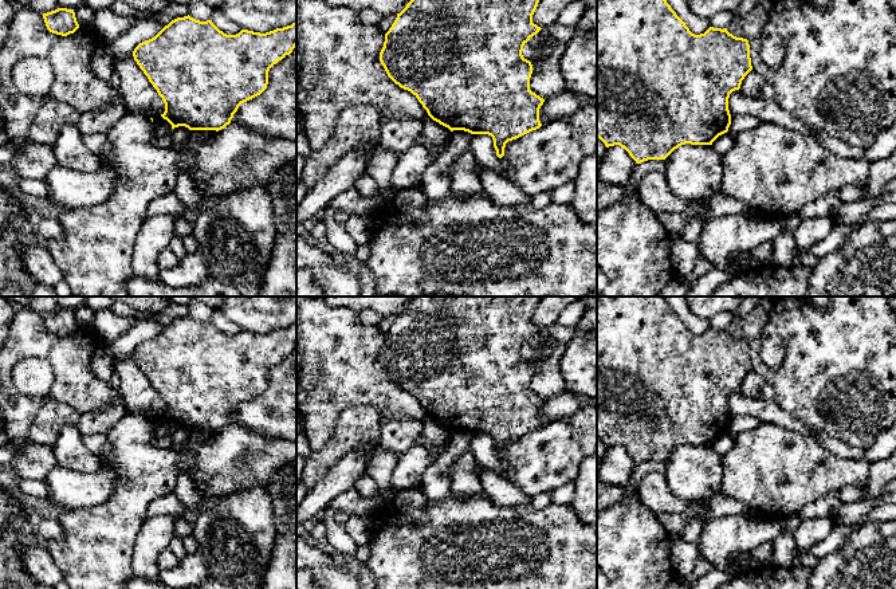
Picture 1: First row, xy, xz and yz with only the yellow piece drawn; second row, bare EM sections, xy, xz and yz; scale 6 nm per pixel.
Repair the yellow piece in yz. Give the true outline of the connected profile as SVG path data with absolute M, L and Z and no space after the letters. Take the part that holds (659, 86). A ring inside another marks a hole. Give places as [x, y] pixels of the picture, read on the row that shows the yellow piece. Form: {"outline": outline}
{"outline": "M597 0L597 137L606 148L620 145L637 164L648 160L665 160L675 149L685 144L712 145L719 136L727 133L731 125L730 94L740 89L742 81L751 70L747 39L734 36L727 28L714 27L704 34L695 35L667 0Z"}

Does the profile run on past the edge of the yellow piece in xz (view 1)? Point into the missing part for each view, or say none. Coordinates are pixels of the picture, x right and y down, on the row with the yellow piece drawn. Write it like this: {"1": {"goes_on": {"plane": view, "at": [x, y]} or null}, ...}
{"1": {"goes_on": null}}

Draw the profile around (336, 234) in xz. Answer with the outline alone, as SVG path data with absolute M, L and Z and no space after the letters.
M330 207L323 211L323 237L331 244L333 248L343 254L349 260L355 259L358 246L347 233L345 225L337 221L335 212L337 211Z

